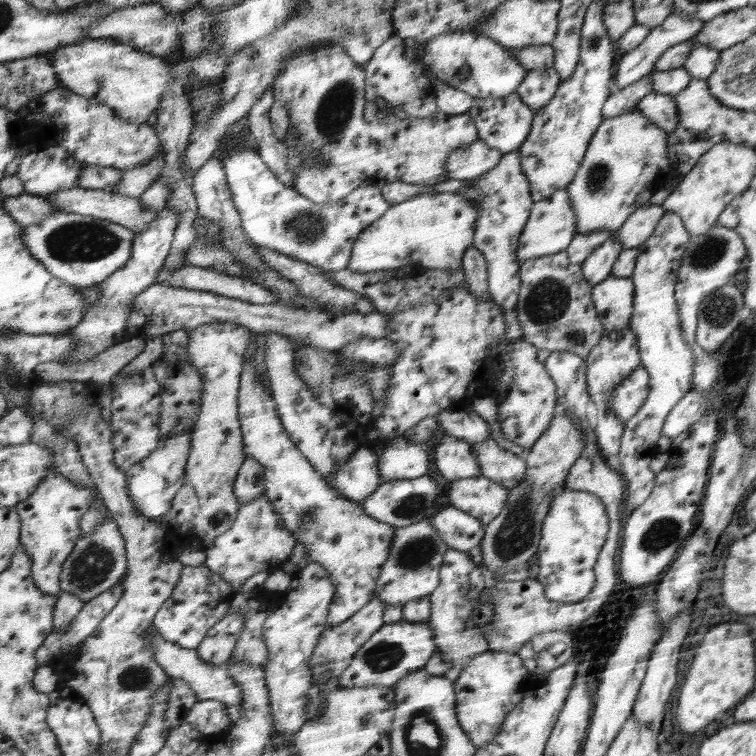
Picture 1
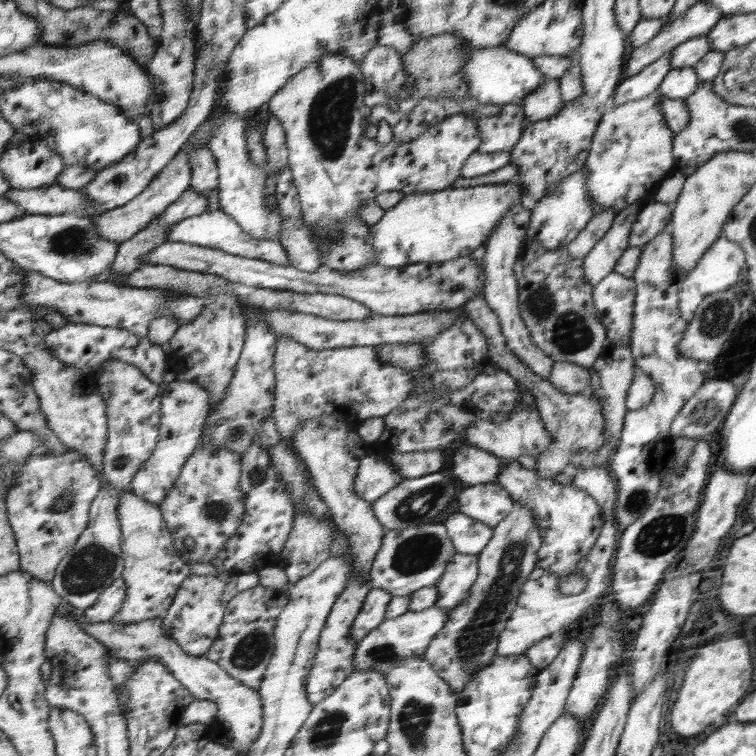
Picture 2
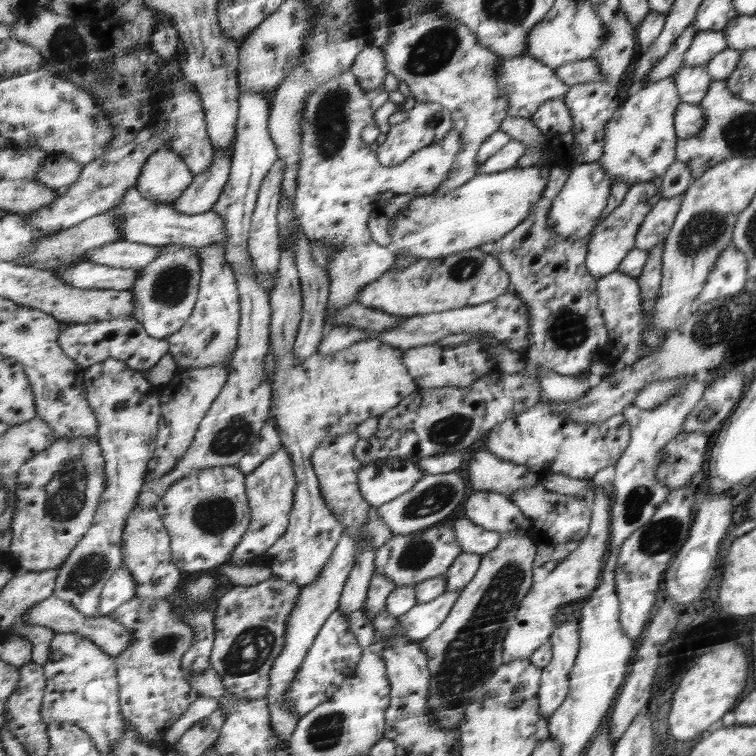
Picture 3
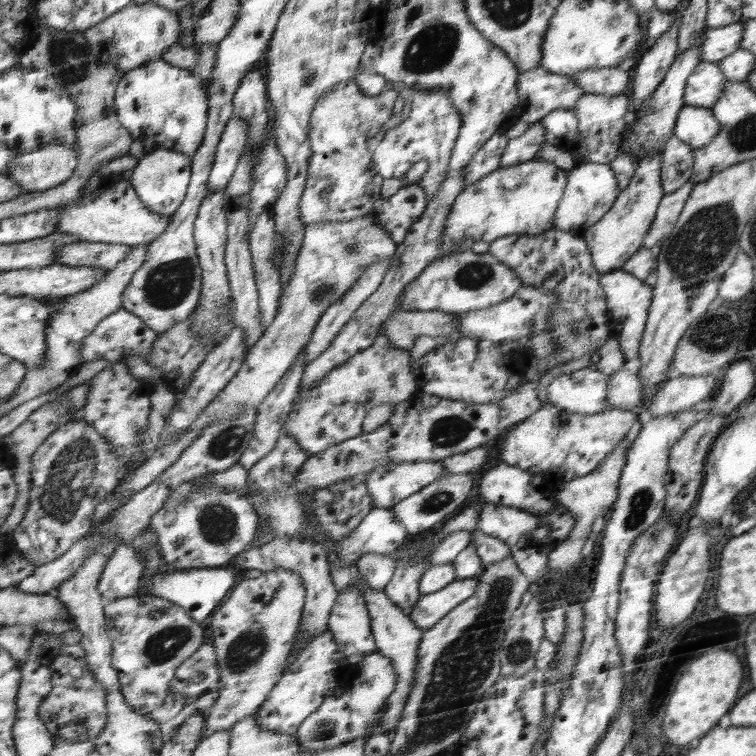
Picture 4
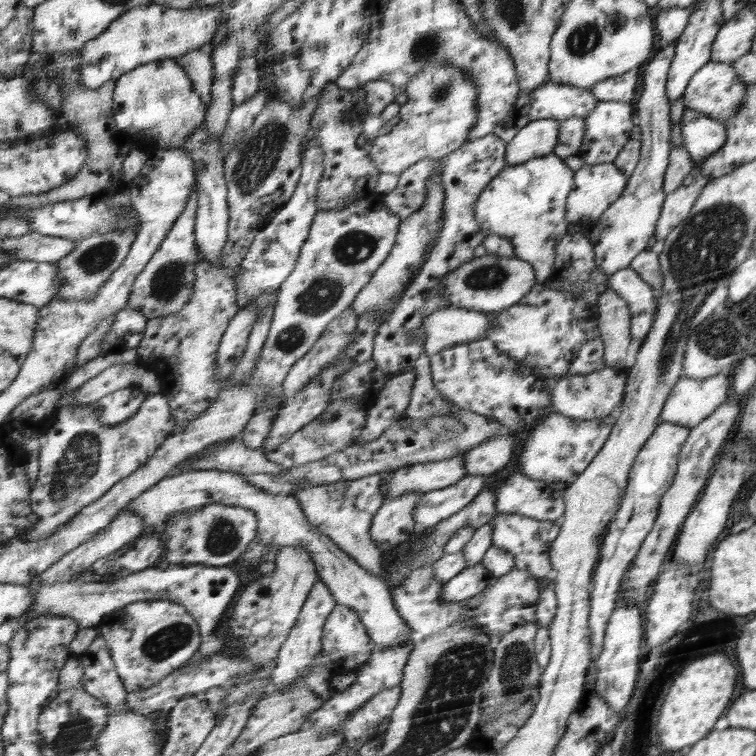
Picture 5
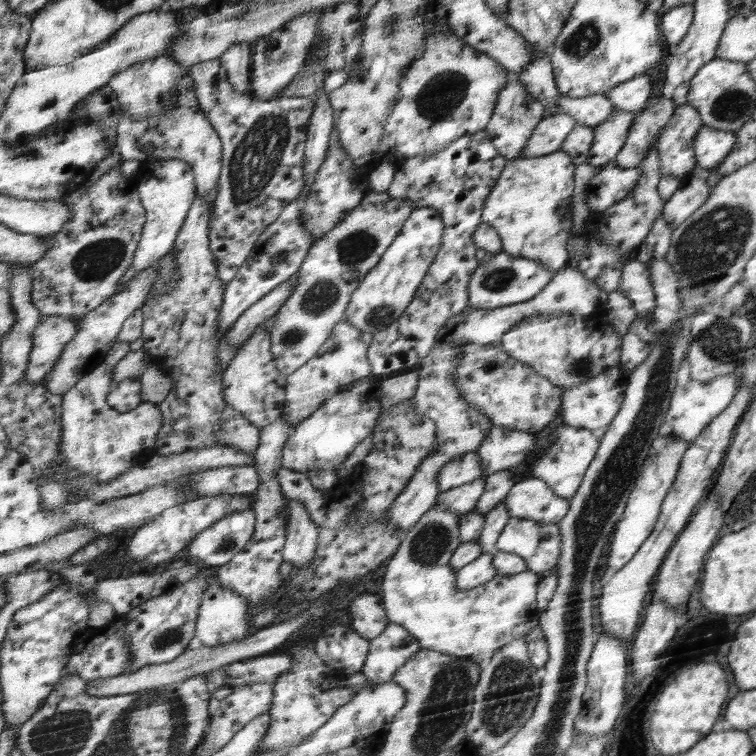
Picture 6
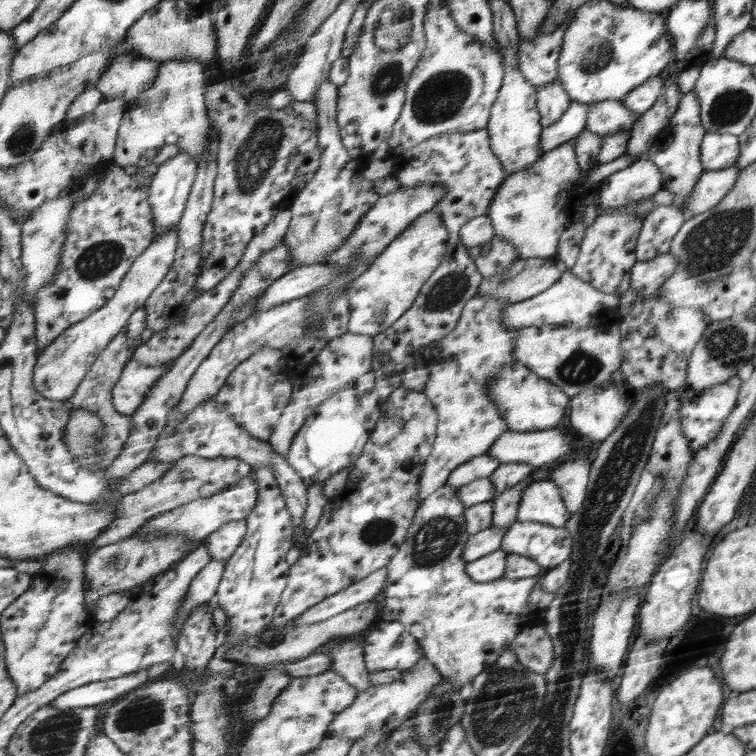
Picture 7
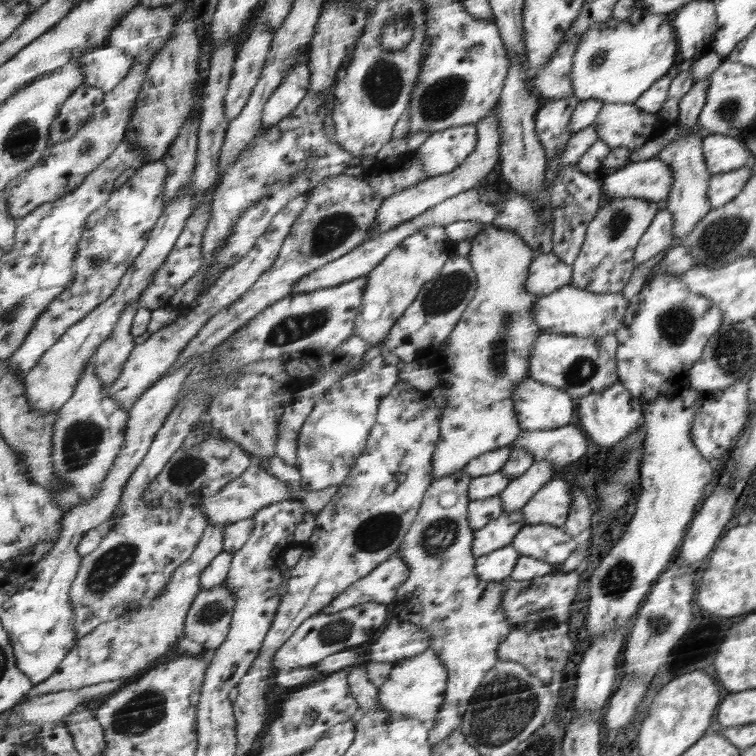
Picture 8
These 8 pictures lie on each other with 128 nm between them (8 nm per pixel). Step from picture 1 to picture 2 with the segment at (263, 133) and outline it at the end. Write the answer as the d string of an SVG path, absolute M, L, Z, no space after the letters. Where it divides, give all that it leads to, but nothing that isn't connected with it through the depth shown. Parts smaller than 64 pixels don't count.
M288 164L277 170L276 182L275 200L281 214L279 243L286 251L290 266L312 273L321 267L321 259L309 230L301 221L297 188Z

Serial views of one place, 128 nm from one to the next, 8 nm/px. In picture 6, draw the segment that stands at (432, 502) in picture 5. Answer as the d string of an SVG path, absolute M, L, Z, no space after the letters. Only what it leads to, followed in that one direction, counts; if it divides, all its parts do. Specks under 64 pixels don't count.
M482 476L467 485L440 492L439 497L435 500L436 505L442 505L445 509L458 515L470 513L483 496L484 482L487 482L487 480L484 480L484 476Z

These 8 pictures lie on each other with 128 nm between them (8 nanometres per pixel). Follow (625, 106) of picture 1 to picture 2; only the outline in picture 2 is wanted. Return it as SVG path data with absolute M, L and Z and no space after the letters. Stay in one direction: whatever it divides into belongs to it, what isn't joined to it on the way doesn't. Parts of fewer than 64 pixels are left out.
M668 51L652 64L641 68L638 74L620 83L613 94L610 107L620 106L622 103L648 96L652 91L656 91L664 81L665 74L671 69L670 57L671 51Z

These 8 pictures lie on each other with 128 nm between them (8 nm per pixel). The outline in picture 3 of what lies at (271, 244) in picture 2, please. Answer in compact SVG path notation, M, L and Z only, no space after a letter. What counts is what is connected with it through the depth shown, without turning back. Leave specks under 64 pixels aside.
M137 188L130 189L116 205L113 212L121 212L121 230L123 230L123 240L130 242L142 242L152 246L161 246L176 243L179 245L191 246L200 249L210 243L219 244L225 248L227 236L223 232L222 217L214 210L195 215L187 215L178 212L171 205L154 204L148 200Z

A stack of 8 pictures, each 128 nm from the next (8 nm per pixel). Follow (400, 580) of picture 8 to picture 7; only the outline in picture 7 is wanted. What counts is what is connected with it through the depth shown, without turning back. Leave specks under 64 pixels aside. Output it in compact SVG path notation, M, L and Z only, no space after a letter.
M388 568L376 570L369 577L356 581L354 585L347 586L346 589L325 598L318 605L311 606L310 609L299 614L292 627L322 622L359 604L375 600L374 598L385 587L387 578Z

